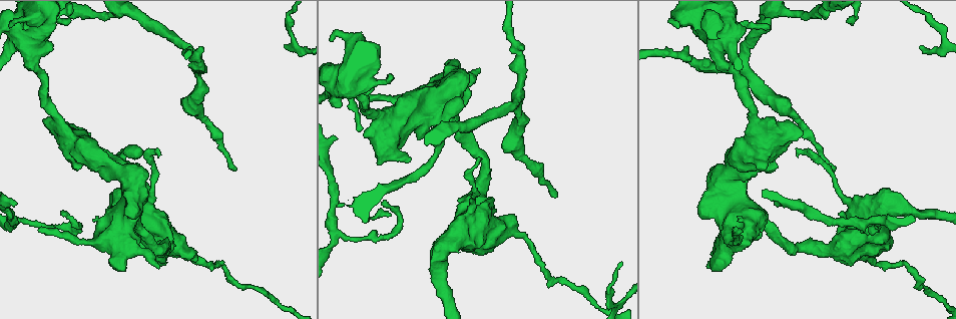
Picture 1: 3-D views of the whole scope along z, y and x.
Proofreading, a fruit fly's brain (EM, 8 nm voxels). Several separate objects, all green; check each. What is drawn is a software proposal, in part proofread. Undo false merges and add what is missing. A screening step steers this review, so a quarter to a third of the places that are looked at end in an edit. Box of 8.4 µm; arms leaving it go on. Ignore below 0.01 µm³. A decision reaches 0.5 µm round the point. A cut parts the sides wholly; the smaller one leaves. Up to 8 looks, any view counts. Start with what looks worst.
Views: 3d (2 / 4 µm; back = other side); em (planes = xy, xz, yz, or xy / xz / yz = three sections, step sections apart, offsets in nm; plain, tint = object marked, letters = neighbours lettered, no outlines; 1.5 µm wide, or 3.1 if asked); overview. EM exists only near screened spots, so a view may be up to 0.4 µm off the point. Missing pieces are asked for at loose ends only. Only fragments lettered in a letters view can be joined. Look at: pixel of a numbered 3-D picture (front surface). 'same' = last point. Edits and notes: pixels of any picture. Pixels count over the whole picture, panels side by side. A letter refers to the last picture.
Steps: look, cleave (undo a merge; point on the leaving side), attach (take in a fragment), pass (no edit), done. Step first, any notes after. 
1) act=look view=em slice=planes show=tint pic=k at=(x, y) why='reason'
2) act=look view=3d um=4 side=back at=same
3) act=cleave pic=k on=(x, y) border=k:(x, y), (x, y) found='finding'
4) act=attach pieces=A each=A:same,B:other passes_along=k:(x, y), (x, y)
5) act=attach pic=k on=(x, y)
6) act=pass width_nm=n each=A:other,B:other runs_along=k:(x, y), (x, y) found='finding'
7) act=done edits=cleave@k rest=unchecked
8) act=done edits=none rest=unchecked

act=look view=3d um=2 pic=1 at=(410, 158)

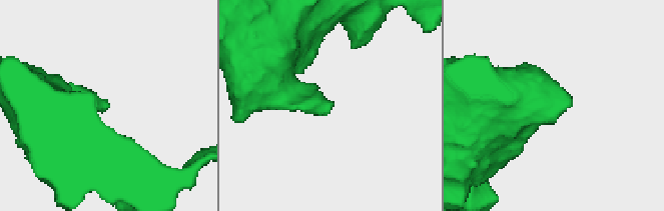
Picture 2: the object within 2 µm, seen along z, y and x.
act=look view=em slice=xy step=4 show=tint pic=2 at=(108, 104)

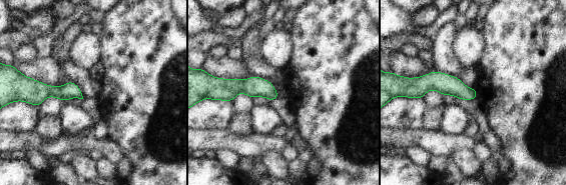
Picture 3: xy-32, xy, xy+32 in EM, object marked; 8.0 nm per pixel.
act=look view=em slice=xz step=4 show=letters at=same why='another direction'

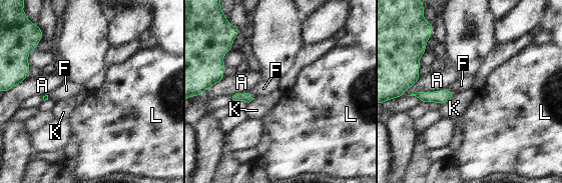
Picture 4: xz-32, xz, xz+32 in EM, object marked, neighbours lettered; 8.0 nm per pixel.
act=pass each=A:other,F:other,K:other,L:other border=4:(246, 92), (253, 98) found='none of them fits'

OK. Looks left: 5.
act=look view=em slice=planes show=letters pic=1 at=(767, 28)

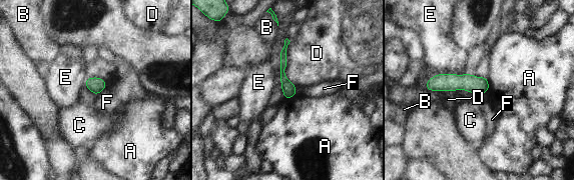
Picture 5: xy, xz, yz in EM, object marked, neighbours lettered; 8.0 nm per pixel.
act=pass each=A:other,B:other,C:other,D:other,E:other,F:other border=5:(105, 88), (95, 95) found='no lettered fragment goes on from it'

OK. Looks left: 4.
act=look view=em slice=planes show=tint pic=1 at=(337, 233) why='narrows sharply'

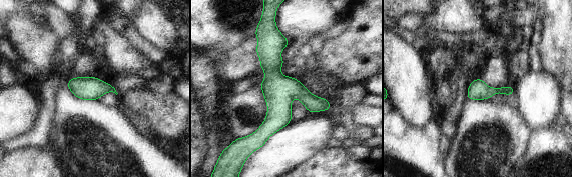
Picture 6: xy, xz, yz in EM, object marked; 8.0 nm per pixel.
act=look view=em slice=planes show=letters at=same

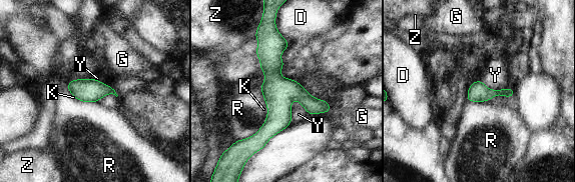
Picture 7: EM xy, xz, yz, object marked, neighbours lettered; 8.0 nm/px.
act=pass width_nm=160 each=D:other,G:other,K:other,R:other,Y:other,Z:other runs_along=7:(271, 32), (274, 123), (261, 144) found='all the same neuron'

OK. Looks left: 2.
act=done edits=none rest=unchecked

